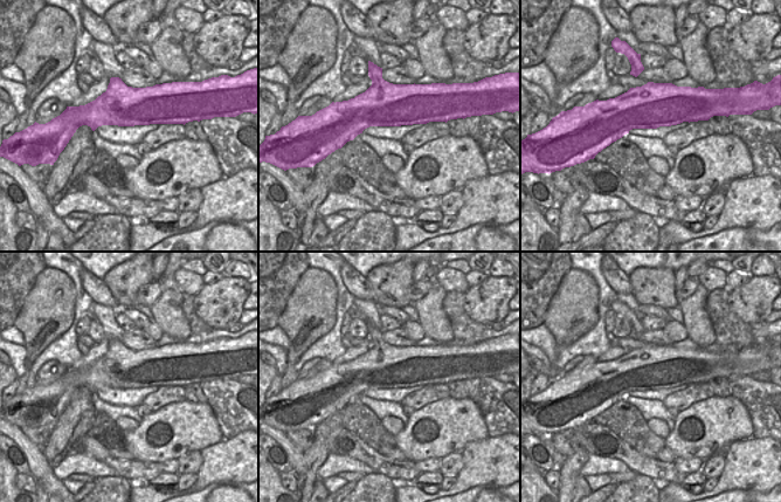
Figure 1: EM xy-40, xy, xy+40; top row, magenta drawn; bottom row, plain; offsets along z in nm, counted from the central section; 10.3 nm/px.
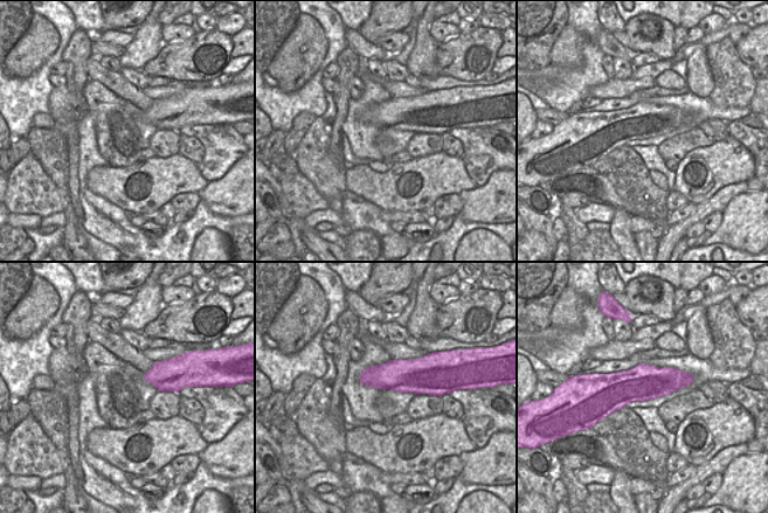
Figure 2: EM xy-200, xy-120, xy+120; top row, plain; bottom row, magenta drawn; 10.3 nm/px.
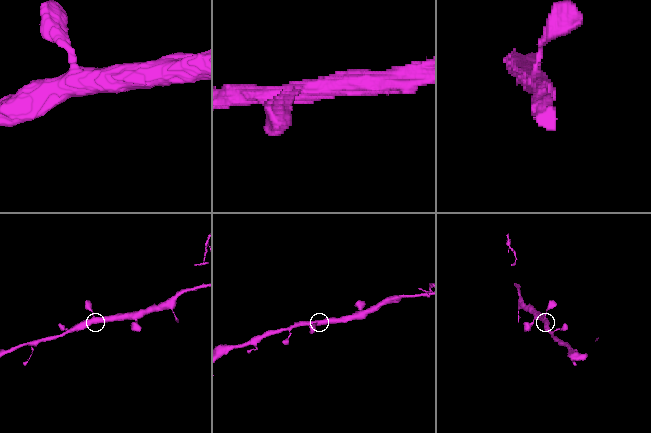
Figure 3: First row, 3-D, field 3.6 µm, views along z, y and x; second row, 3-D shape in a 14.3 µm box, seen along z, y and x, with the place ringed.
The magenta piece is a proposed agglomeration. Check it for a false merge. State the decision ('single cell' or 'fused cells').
single cell

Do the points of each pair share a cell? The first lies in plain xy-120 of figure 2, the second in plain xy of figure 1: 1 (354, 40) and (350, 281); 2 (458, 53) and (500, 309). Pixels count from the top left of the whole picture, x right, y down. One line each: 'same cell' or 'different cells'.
1: same cell
2: same cell

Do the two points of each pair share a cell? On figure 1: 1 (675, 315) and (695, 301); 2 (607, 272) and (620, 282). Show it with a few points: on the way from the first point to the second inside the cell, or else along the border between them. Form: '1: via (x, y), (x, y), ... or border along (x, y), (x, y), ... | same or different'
1: border along (678, 305), (683, 322) | different
2: via (610, 273), (616, 279) | same

